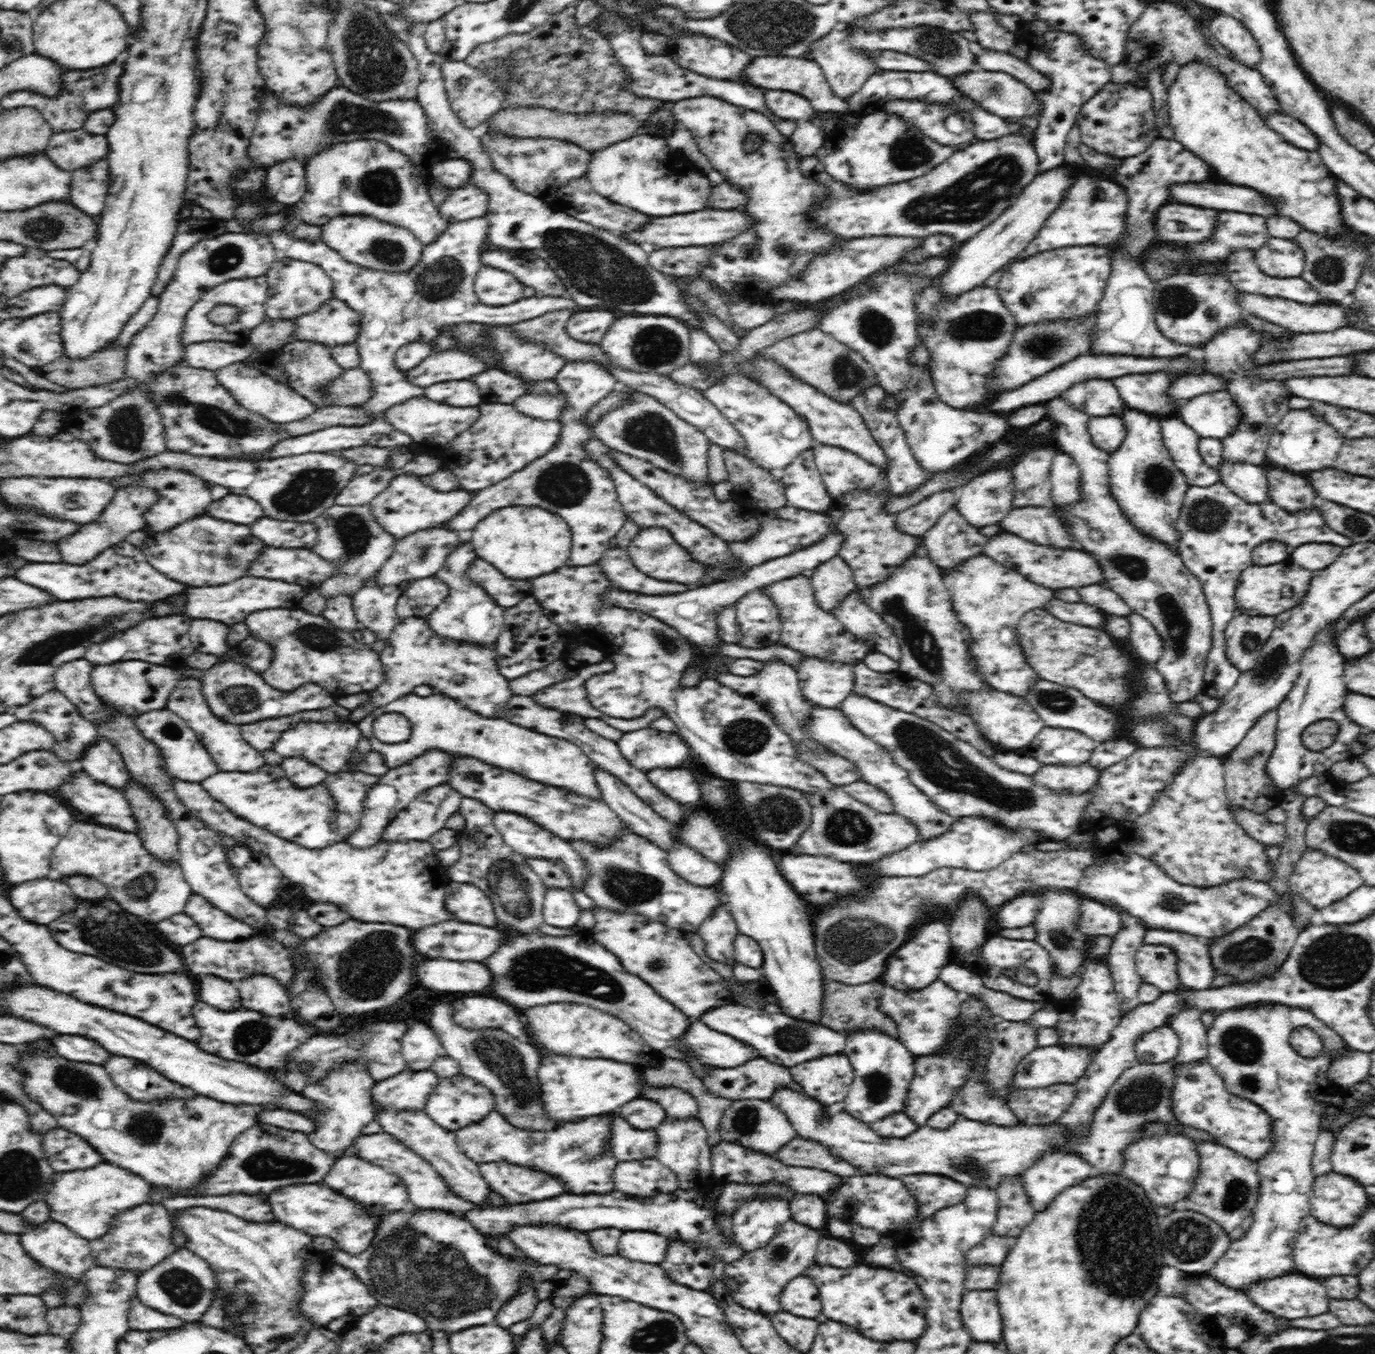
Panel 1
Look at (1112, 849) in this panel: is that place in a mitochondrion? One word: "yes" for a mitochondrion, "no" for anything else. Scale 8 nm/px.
no

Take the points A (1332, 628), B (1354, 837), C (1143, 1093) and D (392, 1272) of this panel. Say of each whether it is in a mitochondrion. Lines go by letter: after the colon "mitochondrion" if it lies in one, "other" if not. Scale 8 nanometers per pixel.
A: other
B: mitochondrion
C: mitochondrion
D: mitochondrion

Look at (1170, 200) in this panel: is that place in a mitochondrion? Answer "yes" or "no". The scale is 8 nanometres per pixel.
no

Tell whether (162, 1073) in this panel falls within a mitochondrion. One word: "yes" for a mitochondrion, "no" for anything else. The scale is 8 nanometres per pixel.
no

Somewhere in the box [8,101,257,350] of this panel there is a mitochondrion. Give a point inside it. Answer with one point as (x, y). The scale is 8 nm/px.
(43, 228)

